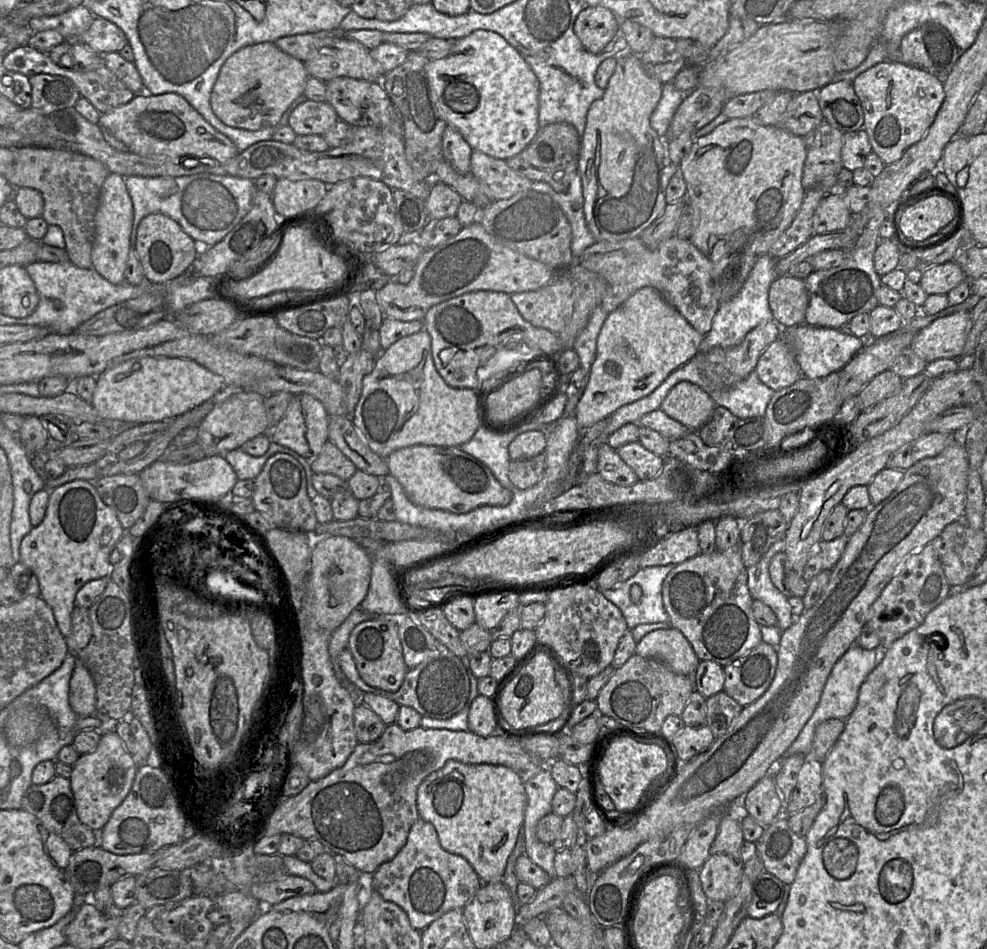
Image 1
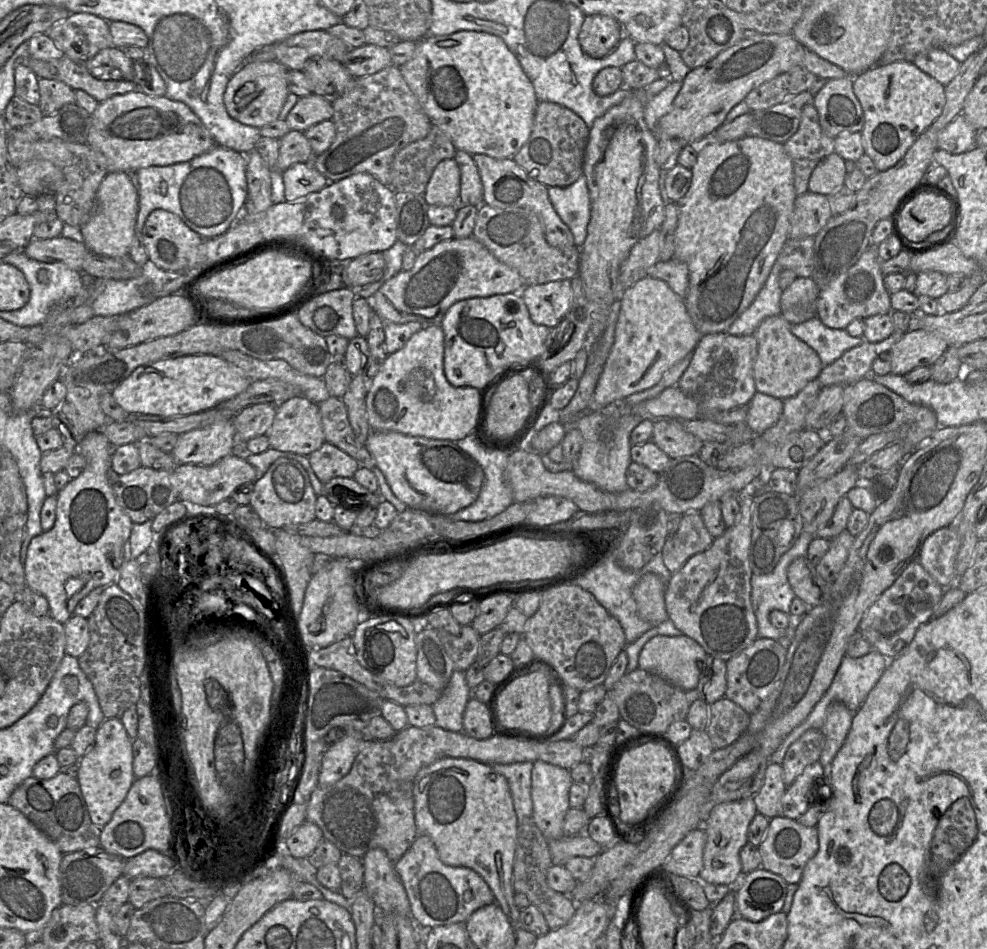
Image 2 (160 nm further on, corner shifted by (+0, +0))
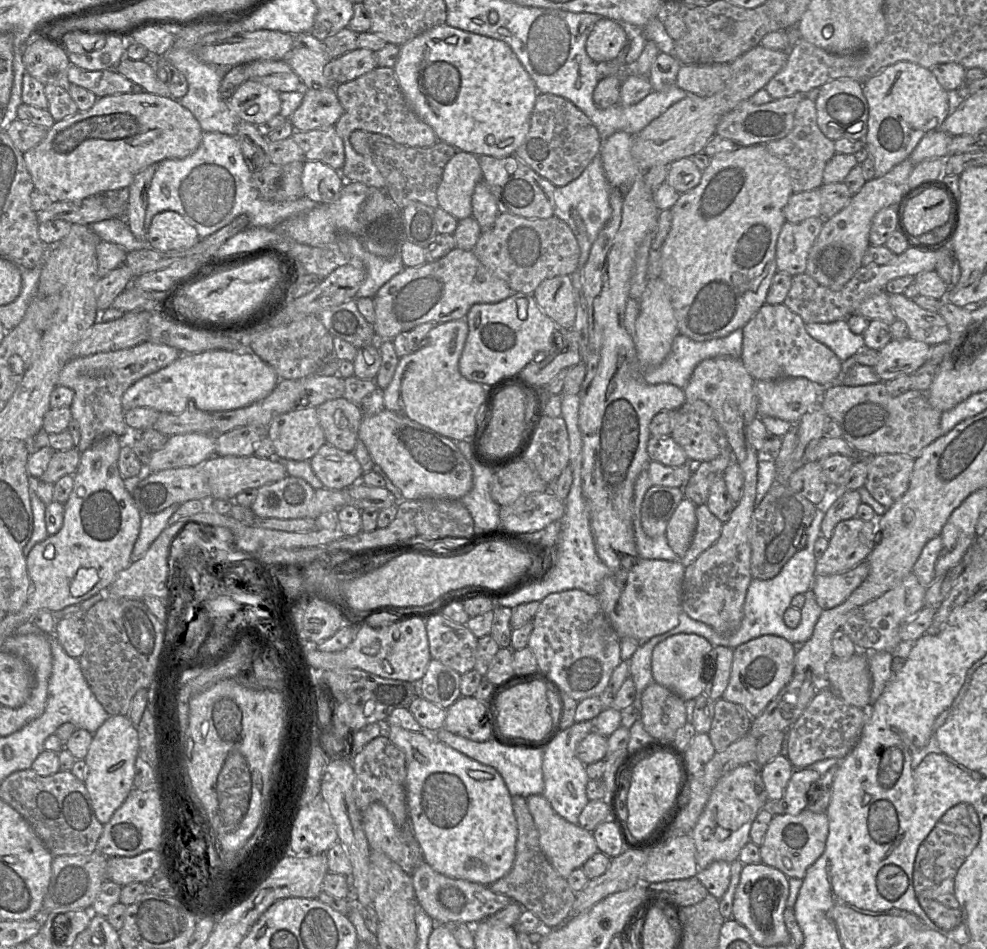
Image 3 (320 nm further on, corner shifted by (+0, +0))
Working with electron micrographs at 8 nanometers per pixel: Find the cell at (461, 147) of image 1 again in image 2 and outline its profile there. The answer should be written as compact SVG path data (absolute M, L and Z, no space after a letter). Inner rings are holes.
M457 150L454 156L461 175L459 203L479 207L483 203L483 185L471 154Z

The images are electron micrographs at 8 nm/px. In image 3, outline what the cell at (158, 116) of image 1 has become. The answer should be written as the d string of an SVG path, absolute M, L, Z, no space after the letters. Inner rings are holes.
M146 91L137 94L118 94L100 97L96 103L87 111L78 111L76 114L67 117L54 125L48 130L48 133L43 141L41 141L34 148L28 150L23 154L23 159L26 168L32 178L35 191L49 196L55 201L76 201L83 200L91 196L104 194L120 189L128 189L134 177L143 169L150 165L157 165L165 159L183 159L192 154L200 145L203 135L203 130L194 115L185 107L183 107L179 100L172 97L164 97L152 94Z

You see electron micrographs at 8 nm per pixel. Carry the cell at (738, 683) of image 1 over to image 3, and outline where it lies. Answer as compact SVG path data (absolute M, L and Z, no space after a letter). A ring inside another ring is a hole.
M763 635L733 649L728 686L722 699L742 705L752 718L758 717L794 675L795 646L775 635Z

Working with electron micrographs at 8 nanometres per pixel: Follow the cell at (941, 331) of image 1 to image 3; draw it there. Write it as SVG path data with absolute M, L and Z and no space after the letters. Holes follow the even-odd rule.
M911 338L891 340L879 350L877 364L873 367L881 382L910 376L927 360L930 346Z

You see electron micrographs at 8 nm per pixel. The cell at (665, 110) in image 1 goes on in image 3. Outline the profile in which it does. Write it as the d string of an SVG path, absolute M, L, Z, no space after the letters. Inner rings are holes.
M673 87L665 91L651 91L645 98L633 105L617 103L606 109L595 108L586 112L597 128L602 141L619 131L635 136L670 106L689 94L692 93Z

